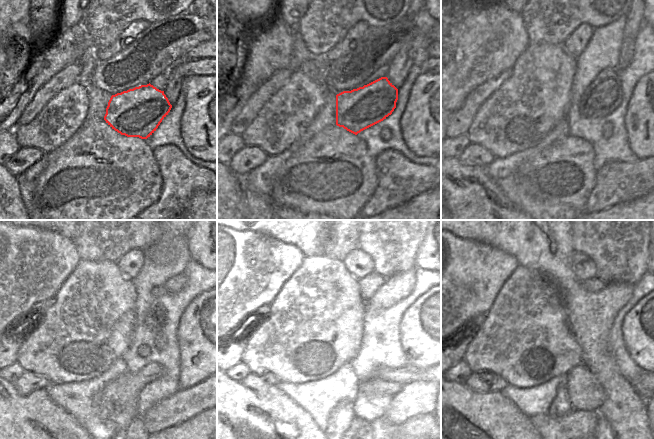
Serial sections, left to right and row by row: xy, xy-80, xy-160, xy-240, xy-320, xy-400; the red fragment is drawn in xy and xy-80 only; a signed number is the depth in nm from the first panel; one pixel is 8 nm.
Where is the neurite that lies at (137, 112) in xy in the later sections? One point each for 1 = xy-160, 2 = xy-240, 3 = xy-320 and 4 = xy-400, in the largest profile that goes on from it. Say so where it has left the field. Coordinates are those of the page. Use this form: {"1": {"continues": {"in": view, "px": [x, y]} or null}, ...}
{"1": {"continues": {"in": "xy-160", "px": [603, 95]}}, "2": {"continues": {"in": "xy-240", "px": [157, 314]}}, "3": {"continues": {"in": "xy-320", "px": [371, 283]}}, "4": {"continues": {"in": "xy-400", "px": [594, 285]}}}

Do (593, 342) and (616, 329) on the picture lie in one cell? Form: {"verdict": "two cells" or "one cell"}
{"verdict": "two cells"}

